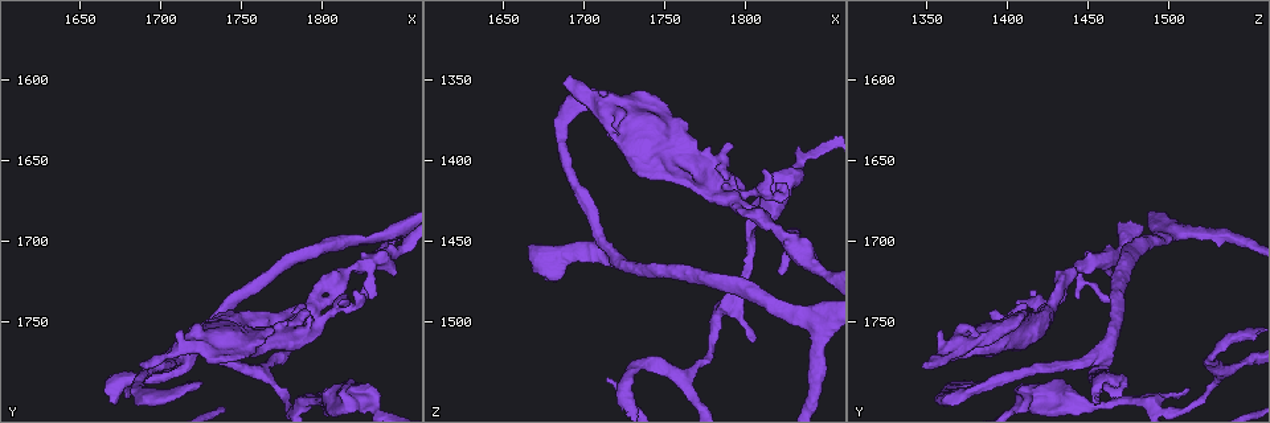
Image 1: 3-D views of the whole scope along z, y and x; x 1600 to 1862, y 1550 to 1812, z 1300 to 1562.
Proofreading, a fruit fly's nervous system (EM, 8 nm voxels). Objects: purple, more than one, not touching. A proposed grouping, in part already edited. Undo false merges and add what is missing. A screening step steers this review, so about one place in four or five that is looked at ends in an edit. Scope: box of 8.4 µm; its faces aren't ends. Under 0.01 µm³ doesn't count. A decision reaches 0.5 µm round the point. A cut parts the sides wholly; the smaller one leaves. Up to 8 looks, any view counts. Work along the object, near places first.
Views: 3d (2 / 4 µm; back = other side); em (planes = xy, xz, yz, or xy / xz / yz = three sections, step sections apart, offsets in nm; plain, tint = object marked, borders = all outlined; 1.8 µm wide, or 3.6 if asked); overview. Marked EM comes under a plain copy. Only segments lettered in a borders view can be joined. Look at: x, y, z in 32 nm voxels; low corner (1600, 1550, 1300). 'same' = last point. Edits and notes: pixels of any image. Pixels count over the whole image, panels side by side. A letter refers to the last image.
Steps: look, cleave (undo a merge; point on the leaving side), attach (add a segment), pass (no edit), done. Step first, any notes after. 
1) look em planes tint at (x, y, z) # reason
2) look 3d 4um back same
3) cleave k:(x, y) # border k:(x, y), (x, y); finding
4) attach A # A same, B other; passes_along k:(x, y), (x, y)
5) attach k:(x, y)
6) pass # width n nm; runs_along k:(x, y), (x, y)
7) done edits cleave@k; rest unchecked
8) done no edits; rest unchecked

look 3d 2um at (1842, 1696, 1500)

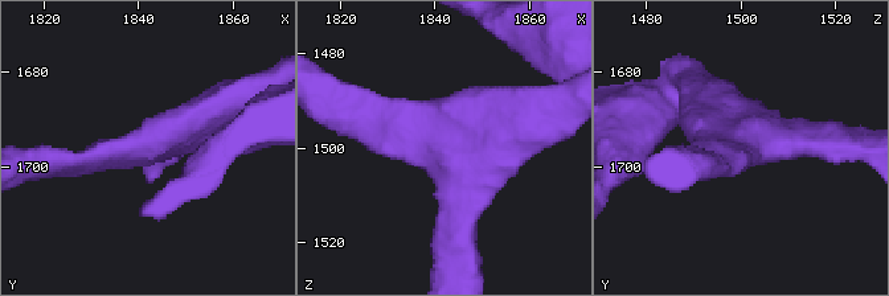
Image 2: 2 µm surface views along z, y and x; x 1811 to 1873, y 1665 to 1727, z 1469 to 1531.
look em xz step 4 tint at (1844, 1694, 1501)

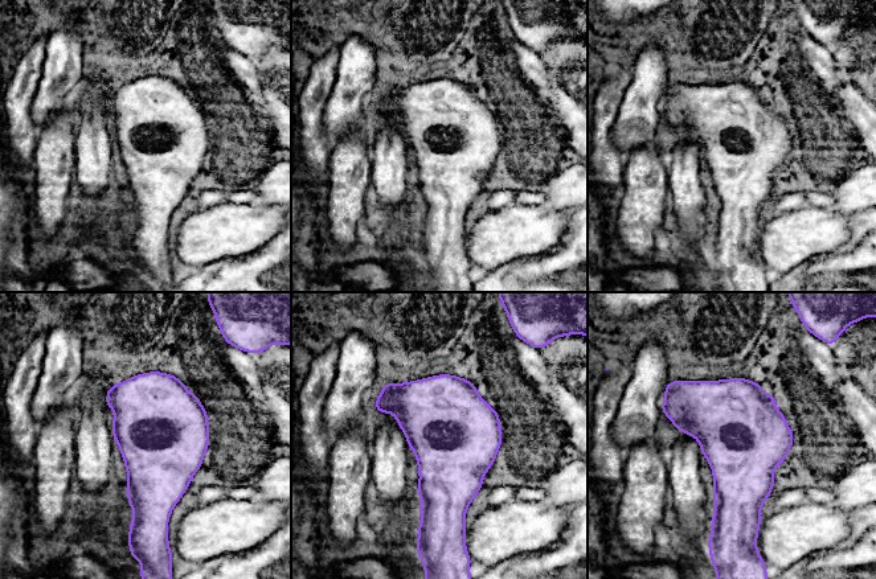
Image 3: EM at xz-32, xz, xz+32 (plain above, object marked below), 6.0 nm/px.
look em planes borders same # cut it another way

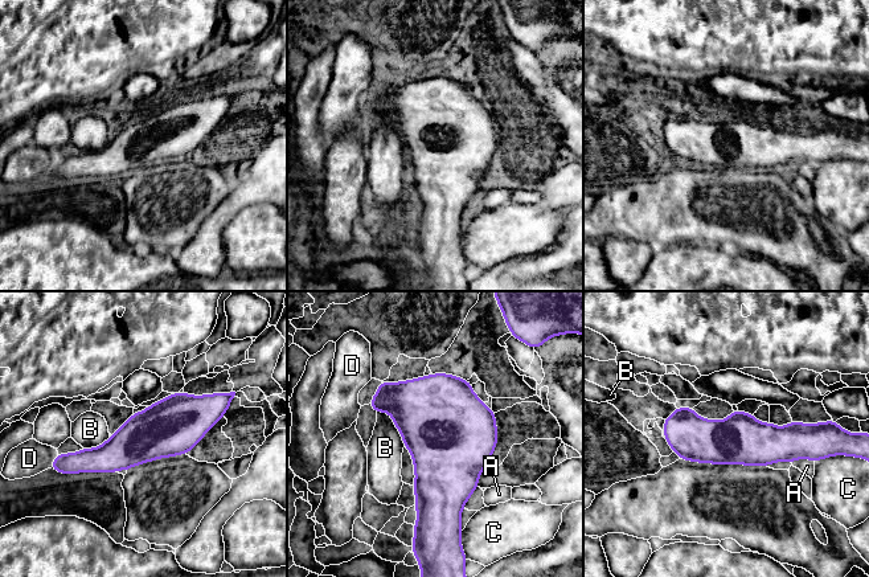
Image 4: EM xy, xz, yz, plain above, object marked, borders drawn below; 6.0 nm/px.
pass # A other, B other, C other, D other; border 4:(377, 410), (390, 414), (405, 446); one neuron here

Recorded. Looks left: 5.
look 3d 2um at (1726, 1758, 1548) # sudden change in width

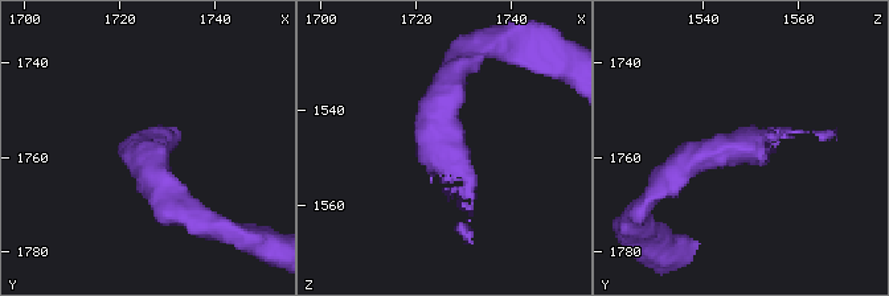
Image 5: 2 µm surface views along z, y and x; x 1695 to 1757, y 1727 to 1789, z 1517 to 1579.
look em planes tint at (1727, 1757, 1548)

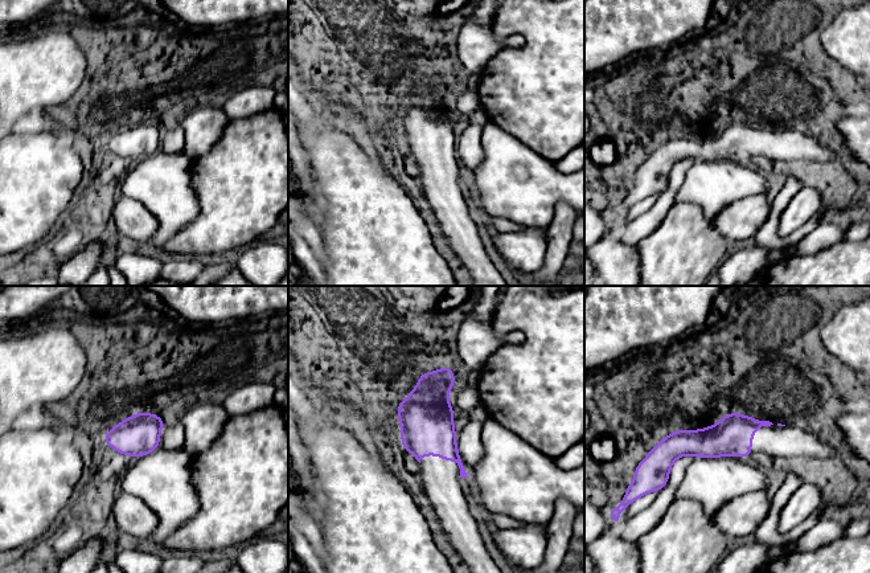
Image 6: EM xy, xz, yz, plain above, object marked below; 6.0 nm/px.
look em planes borders same

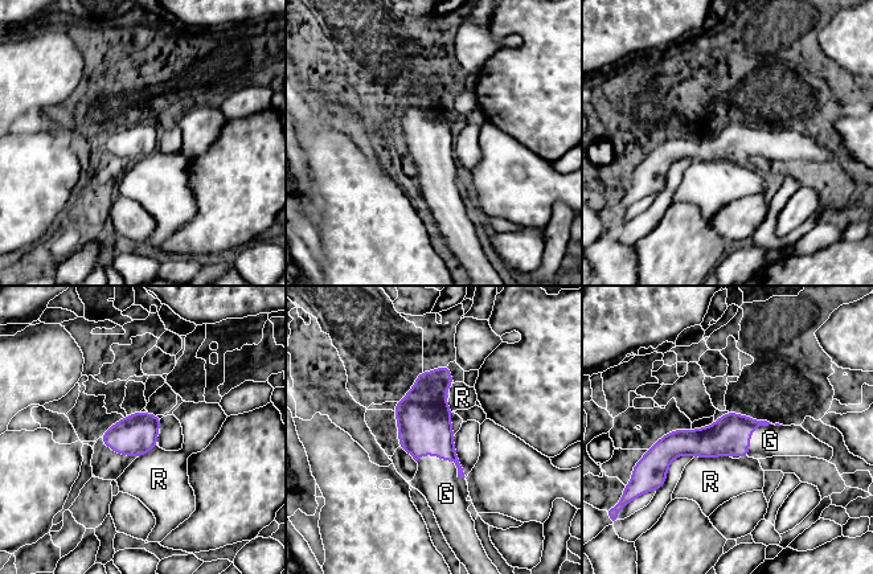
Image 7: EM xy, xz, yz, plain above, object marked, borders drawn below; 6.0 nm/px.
attach G # G same, R other; passes_along 7:(425, 427), (445, 459), (446, 493); the neuron continues

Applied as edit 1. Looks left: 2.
done edits attach@7; rest unchecked

